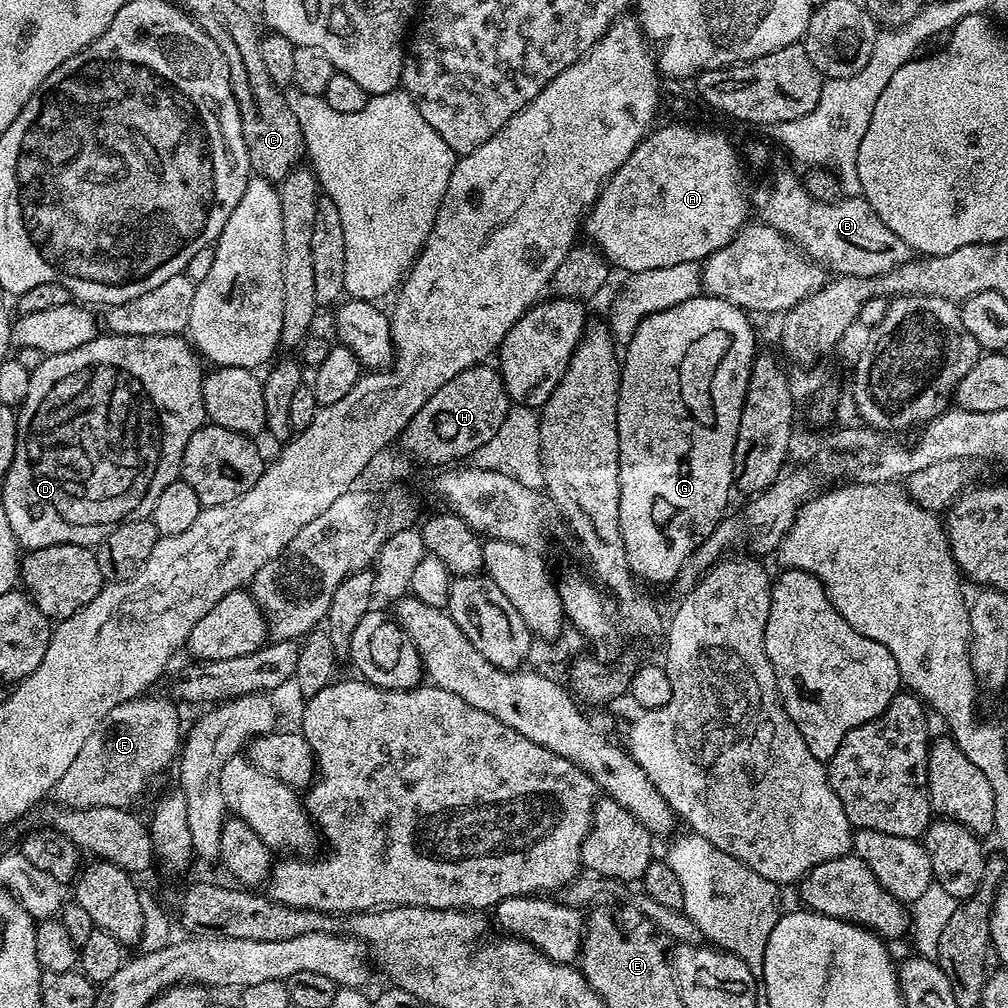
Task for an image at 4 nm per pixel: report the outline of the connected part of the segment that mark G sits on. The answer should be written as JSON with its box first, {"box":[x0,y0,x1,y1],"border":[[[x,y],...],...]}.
{"box":[618,294,758,585],"border":[[[701,294],[690,298],[686,302],[682,302],[678,306],[670,306],[661,312],[650,314],[638,326],[638,330],[634,330],[632,341],[623,349],[622,363],[620,366],[620,393],[618,394],[618,450],[620,451],[620,501],[618,502],[618,522],[622,530],[622,542],[626,550],[626,558],[628,559],[628,567],[641,581],[649,580],[652,584],[668,584],[671,585],[676,579],[678,570],[686,562],[686,558],[690,558],[690,554],[702,541],[720,525],[721,520],[725,519],[728,508],[728,495],[734,492],[734,477],[732,475],[732,456],[736,452],[736,439],[738,438],[738,426],[742,418],[742,410],[744,409],[744,399],[746,398],[746,390],[750,382],[750,374],[752,373],[752,364],[758,355],[758,347],[756,348],[756,332],[752,329],[749,313],[739,308],[737,304],[732,304],[729,300],[722,299],[721,296],[710,296]]]}

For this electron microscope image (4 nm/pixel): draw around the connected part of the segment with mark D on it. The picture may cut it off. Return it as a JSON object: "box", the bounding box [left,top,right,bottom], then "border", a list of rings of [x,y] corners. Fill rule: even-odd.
{"box":[2,335,206,550],"border":[[[99,335],[87,345],[88,376],[52,377],[33,374],[30,378],[30,390],[23,404],[19,405],[16,417],[16,453],[10,470],[2,478],[2,484],[4,484],[2,507],[6,510],[6,522],[10,522],[10,530],[21,549],[31,550],[59,544],[77,544],[83,548],[92,548],[106,539],[125,520],[143,520],[151,517],[154,502],[158,502],[158,494],[162,494],[162,490],[166,490],[166,486],[170,486],[170,482],[174,482],[181,475],[180,463],[182,454],[186,450],[186,442],[190,442],[190,434],[203,428],[206,423],[202,398],[206,372],[205,369],[200,369],[202,360],[195,347],[183,335],[107,335]]]}

